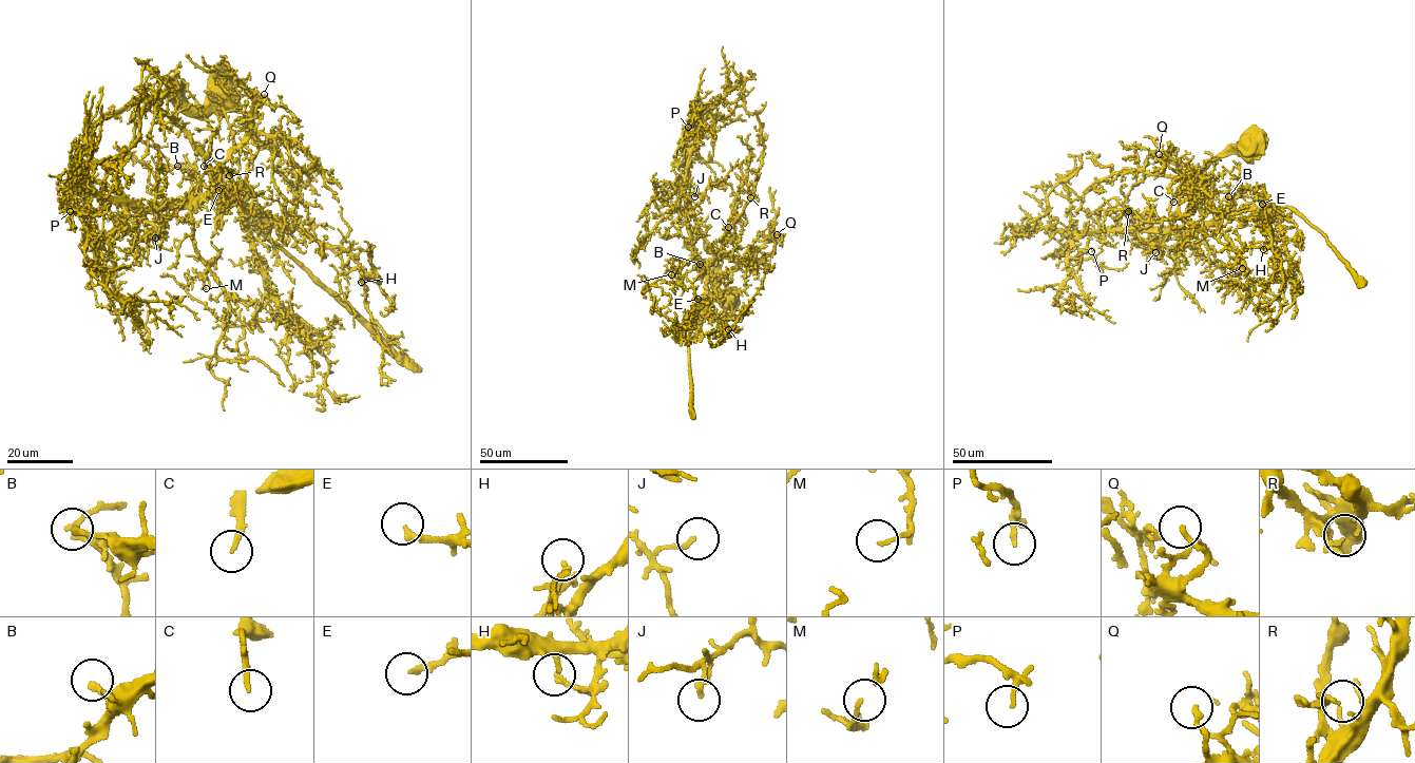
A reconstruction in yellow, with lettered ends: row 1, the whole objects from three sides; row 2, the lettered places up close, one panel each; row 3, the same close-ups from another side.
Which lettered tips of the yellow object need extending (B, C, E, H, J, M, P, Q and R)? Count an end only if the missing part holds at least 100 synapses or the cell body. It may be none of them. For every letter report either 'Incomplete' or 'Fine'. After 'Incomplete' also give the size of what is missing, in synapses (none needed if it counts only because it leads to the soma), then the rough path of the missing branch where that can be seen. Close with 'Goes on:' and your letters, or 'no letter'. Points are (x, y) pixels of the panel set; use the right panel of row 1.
B: Fine
C: Incomplete. Roughly 500 synapses. Course of what is missing: (1173, 202), (1163, 218), (1145, 227), (1135, 227), (1121, 209), (1097, 206), (1084, 197), (1065, 208)
E: Fine
H: Fine
J: Fine
M: Fine
P: Fine
Q: Fine
R: Fine
Goes on: C

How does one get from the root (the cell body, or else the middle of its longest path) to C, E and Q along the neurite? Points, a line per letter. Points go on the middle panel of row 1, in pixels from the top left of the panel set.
C: (731, 292), (718, 289), (715, 253), (686, 196), (691, 243), (703, 262), (709, 263), (719, 251), (728, 227)
E: (731, 292), (718, 289), (715, 253), (704, 240), (687, 196), (691, 243), (706, 274), (704, 304), (698, 299)
Q: (731, 292), (718, 289), (715, 253), (686, 196), (691, 245), (705, 263), (719, 255), (745, 260), (777, 234)

